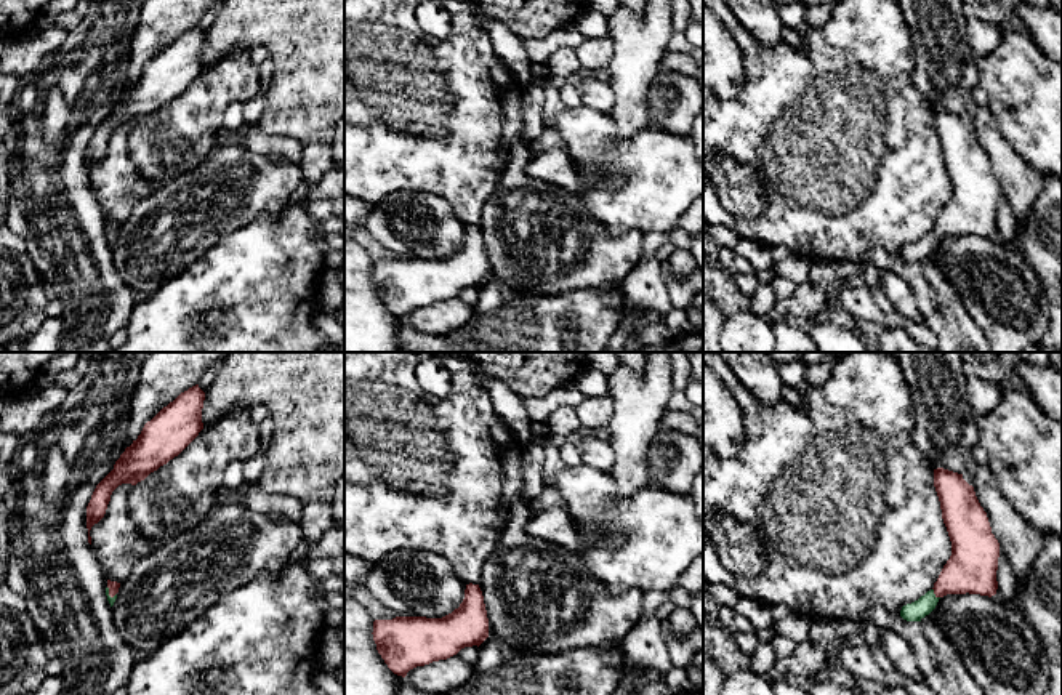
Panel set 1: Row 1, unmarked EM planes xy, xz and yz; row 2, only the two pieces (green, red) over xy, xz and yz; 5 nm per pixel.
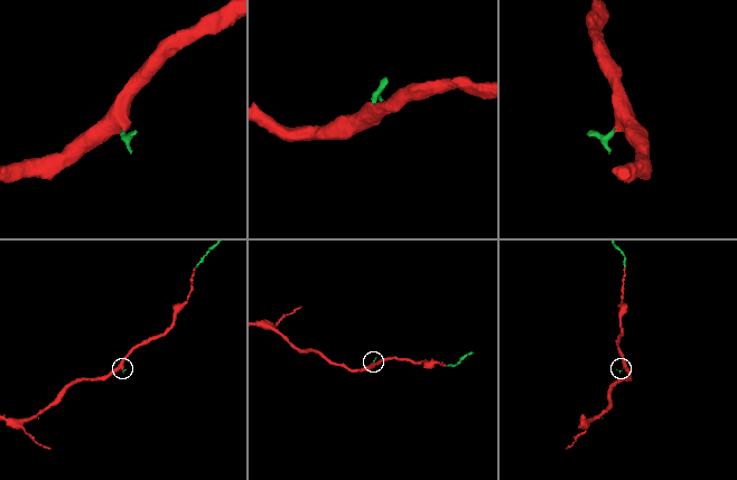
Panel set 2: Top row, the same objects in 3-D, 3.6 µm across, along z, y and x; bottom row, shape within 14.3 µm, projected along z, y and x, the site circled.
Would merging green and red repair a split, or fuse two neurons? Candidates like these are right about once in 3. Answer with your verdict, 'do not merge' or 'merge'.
merge

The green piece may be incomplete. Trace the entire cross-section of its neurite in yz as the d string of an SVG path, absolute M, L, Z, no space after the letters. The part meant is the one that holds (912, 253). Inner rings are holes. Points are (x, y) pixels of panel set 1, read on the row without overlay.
M943 109L934 110L934 128L951 183L951 197L934 229L902 248L900 258L907 263L921 263L947 235L969 234L992 239L998 231L1000 184L992 175L974 128L963 120L963 115Z

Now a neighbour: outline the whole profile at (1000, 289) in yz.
M966 234L940 239L934 255L966 311L985 333L992 352L1024 352L1046 339L1049 317L1043 283L1019 251L1000 245L995 237Z

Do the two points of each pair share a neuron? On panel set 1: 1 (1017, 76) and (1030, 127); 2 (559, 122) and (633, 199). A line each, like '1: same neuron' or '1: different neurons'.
1: same neuron
2: same neuron

